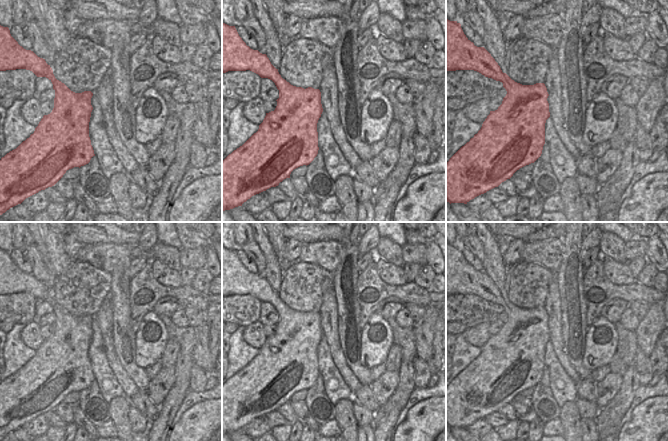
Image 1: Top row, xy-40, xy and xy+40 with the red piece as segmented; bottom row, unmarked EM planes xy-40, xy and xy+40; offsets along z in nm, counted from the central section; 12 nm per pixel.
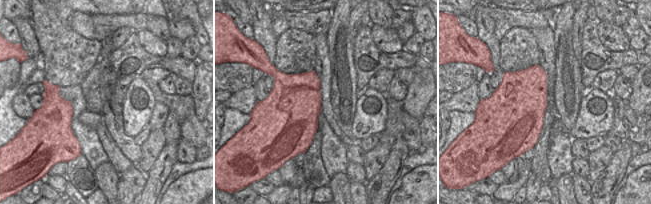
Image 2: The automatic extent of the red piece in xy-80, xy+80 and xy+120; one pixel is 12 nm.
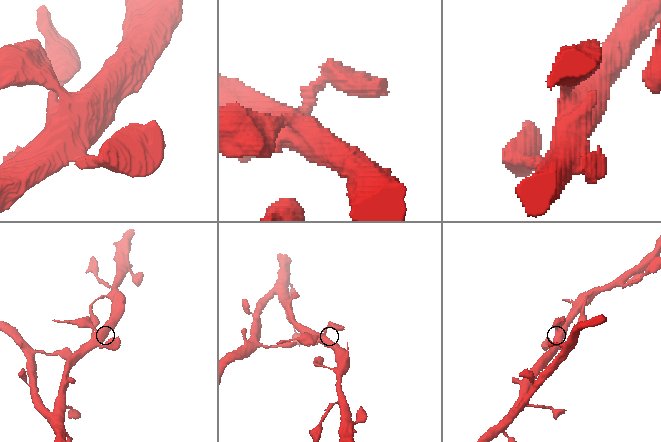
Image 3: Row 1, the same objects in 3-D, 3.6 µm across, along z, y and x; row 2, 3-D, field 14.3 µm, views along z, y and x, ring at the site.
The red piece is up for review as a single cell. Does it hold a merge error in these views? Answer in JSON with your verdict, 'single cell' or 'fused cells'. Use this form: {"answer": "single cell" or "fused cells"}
{"answer": "fused cells"}

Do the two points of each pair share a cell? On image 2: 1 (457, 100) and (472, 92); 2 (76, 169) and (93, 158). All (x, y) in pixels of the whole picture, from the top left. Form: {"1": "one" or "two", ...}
{"1": "one", "2": "two"}

